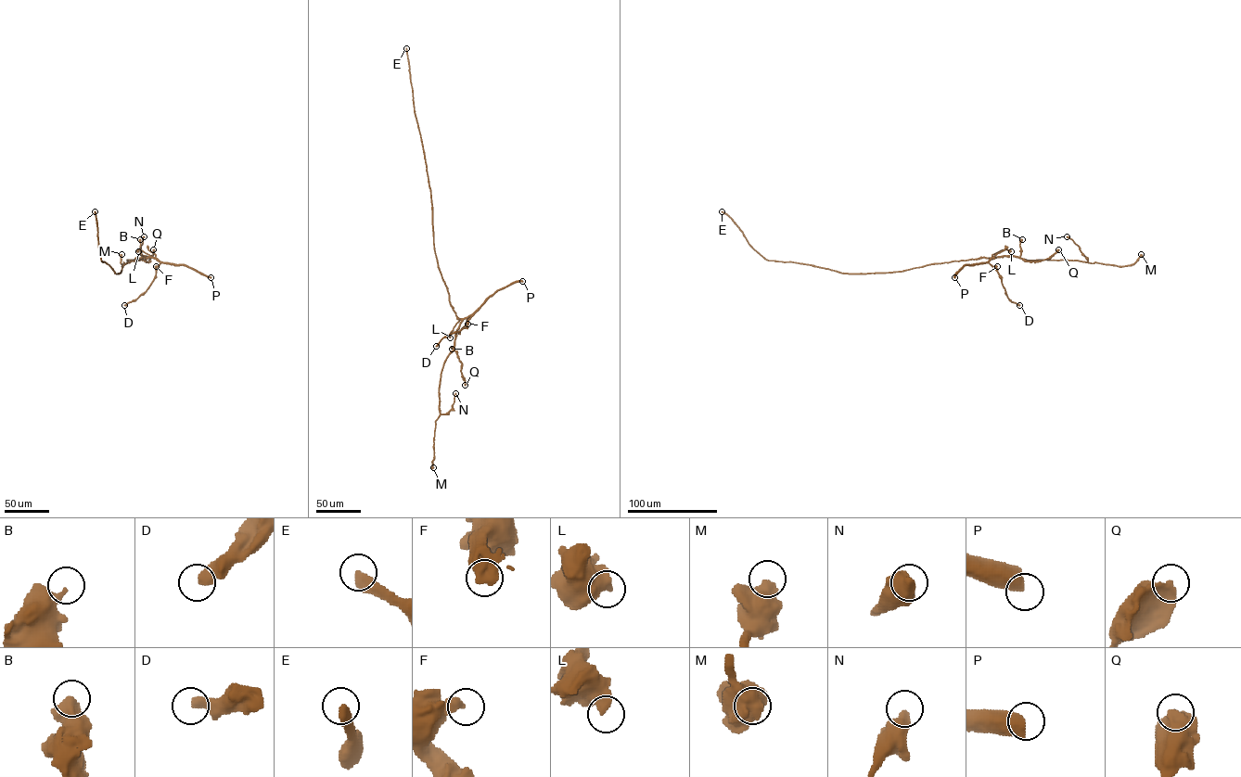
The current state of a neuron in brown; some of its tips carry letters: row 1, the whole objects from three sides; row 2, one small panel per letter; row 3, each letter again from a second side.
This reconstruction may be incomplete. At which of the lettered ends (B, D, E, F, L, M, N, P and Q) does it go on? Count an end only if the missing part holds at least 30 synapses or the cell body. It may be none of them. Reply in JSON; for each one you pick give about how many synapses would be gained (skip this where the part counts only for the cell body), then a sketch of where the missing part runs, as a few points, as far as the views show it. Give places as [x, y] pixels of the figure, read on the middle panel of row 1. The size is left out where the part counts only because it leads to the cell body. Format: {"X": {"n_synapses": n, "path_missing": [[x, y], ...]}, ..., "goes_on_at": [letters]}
{"E": {"n_synapses": 180}, "goes_on_at": ["E"]}

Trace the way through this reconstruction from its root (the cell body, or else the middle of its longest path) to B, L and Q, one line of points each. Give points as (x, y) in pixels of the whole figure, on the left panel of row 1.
B: (124, 264), (149, 257), (142, 256), (140, 239)
L: (124, 264), (151, 257), (138, 251)
Q: (124, 264), (149, 257), (144, 256), (144, 260), (149, 261), (153, 249)

